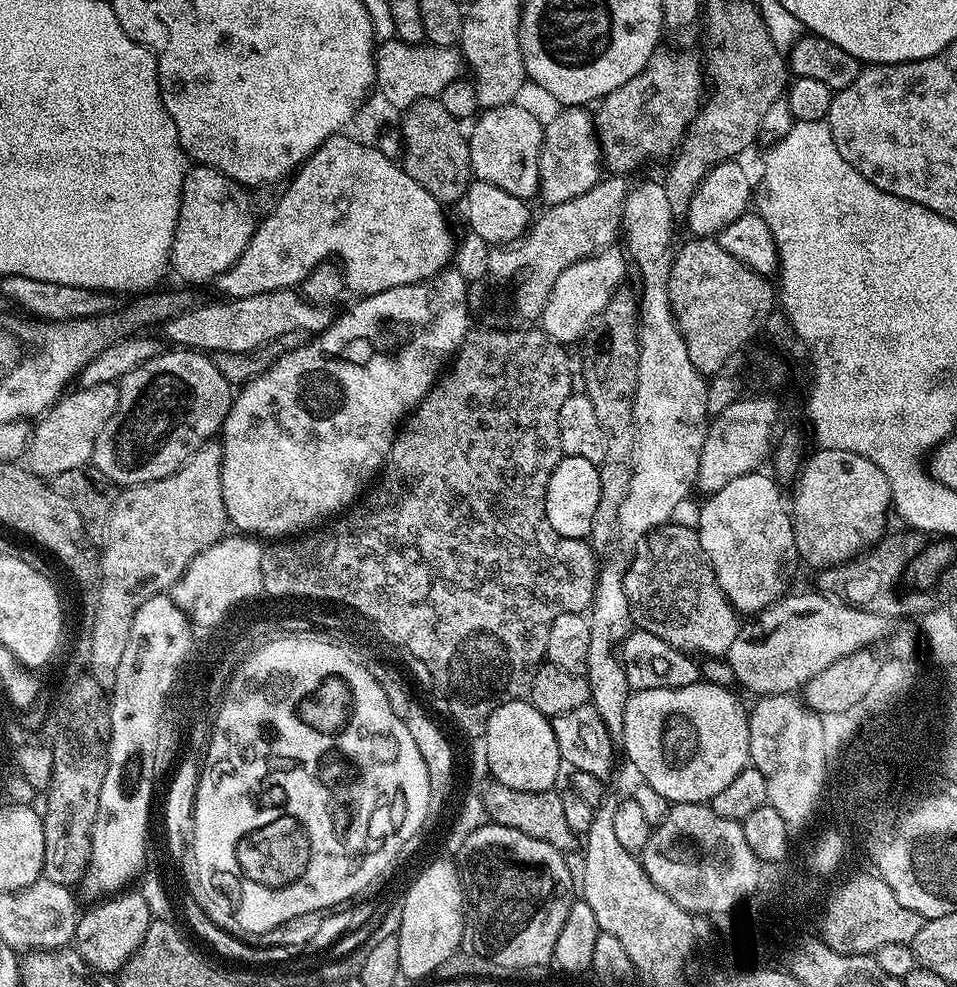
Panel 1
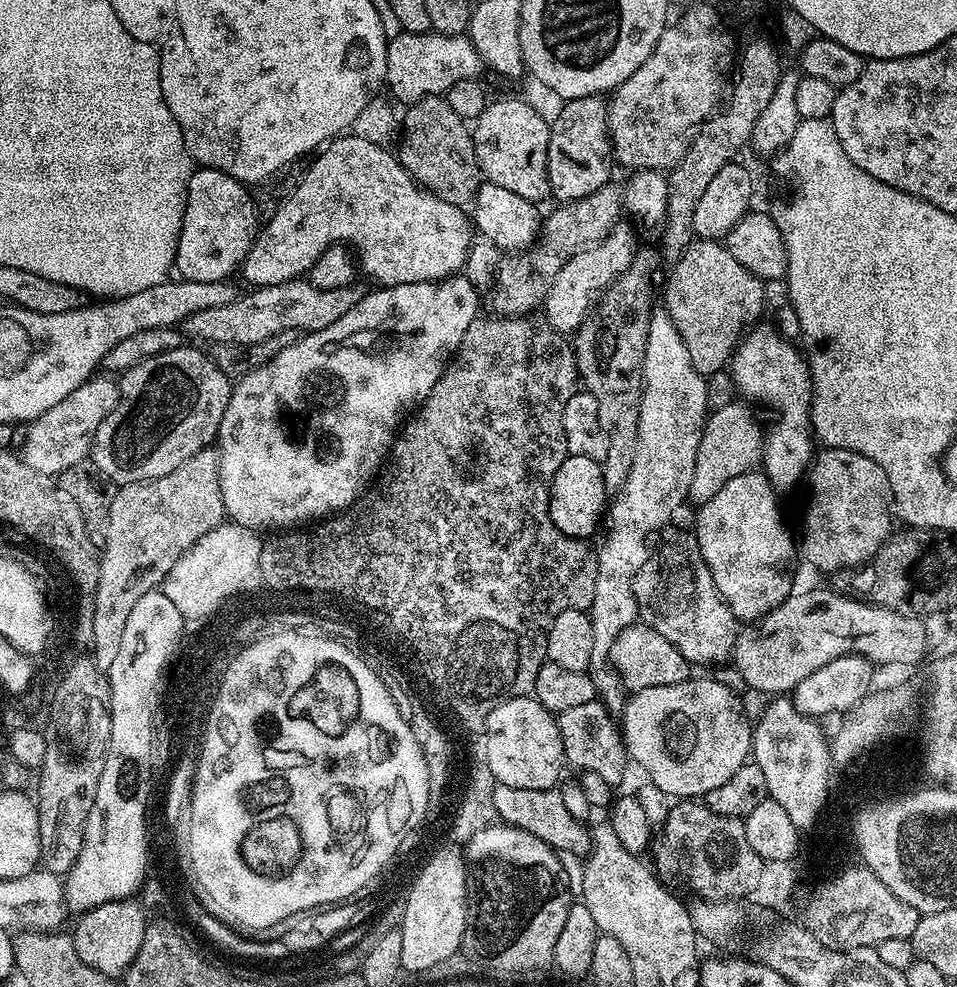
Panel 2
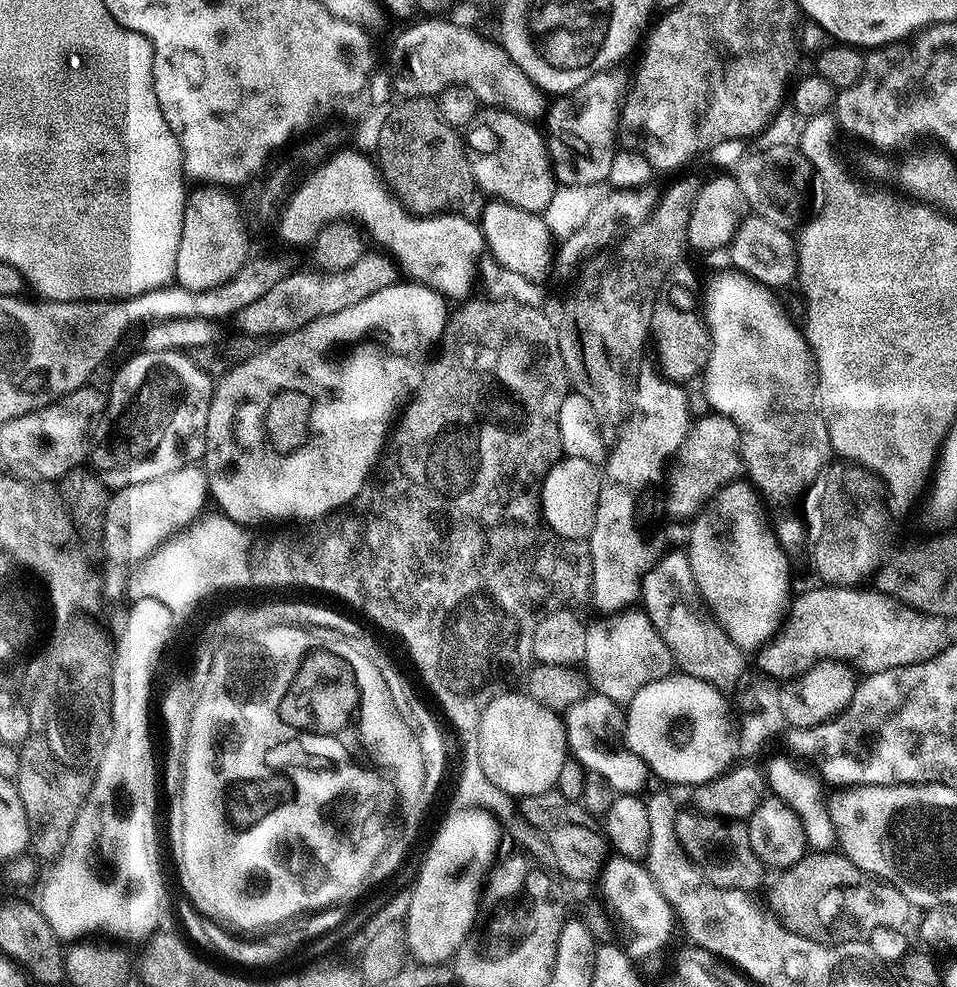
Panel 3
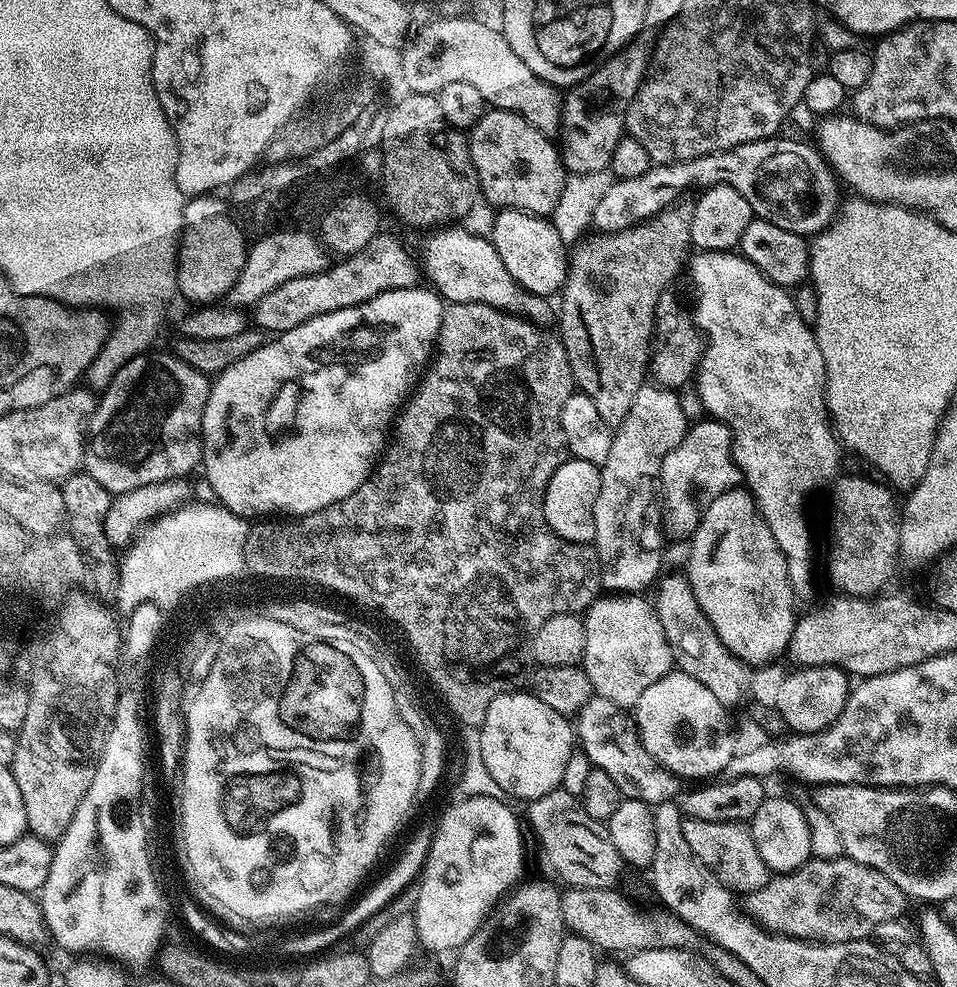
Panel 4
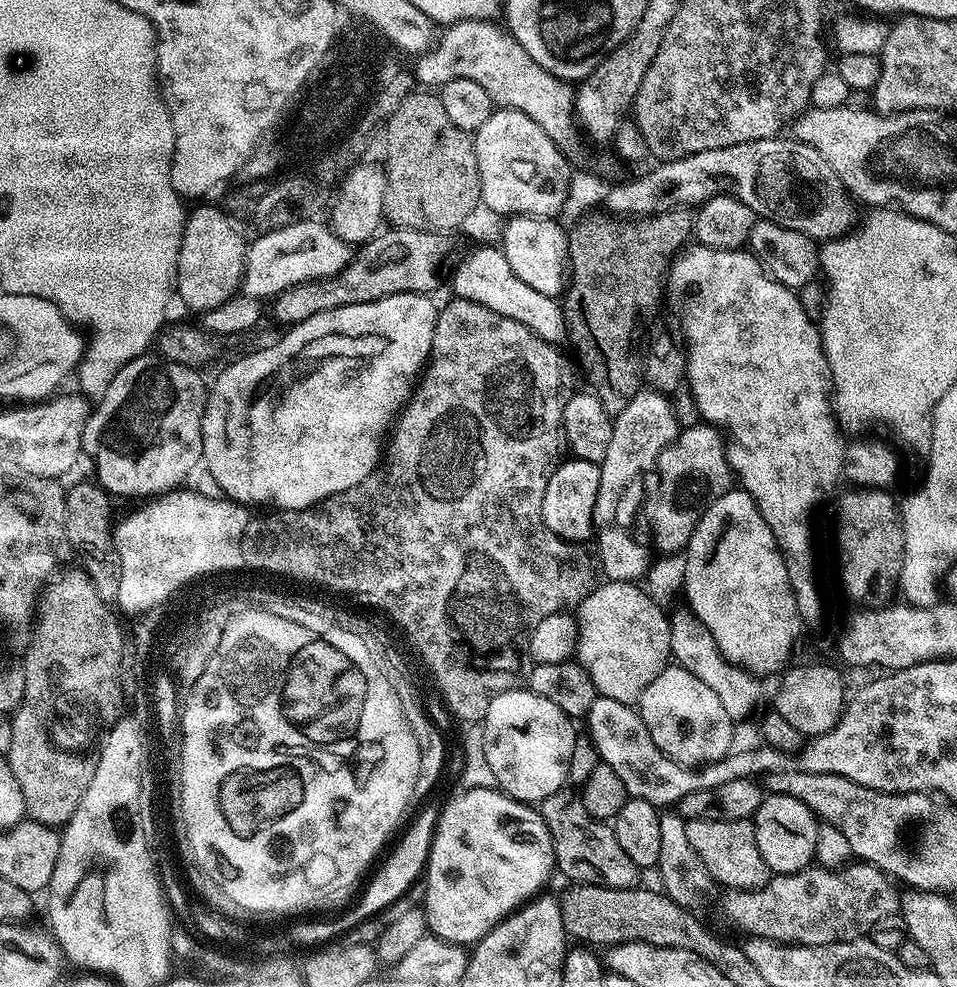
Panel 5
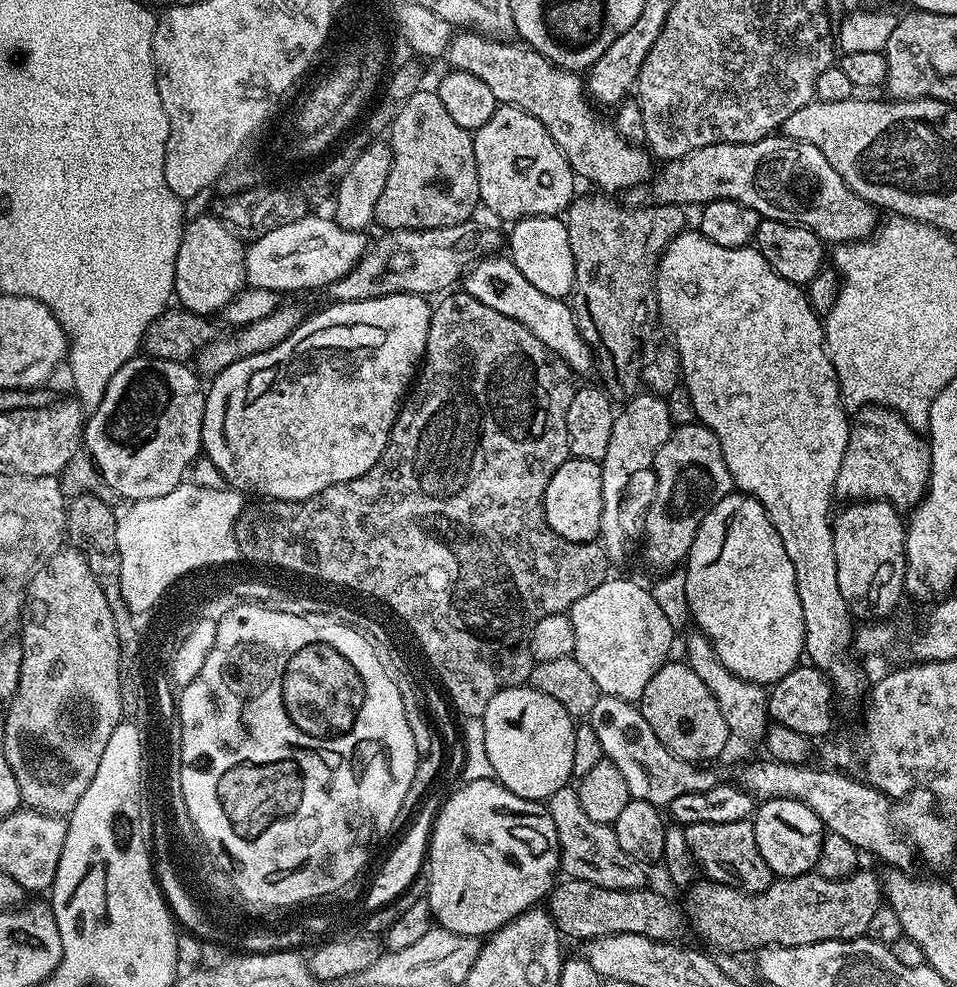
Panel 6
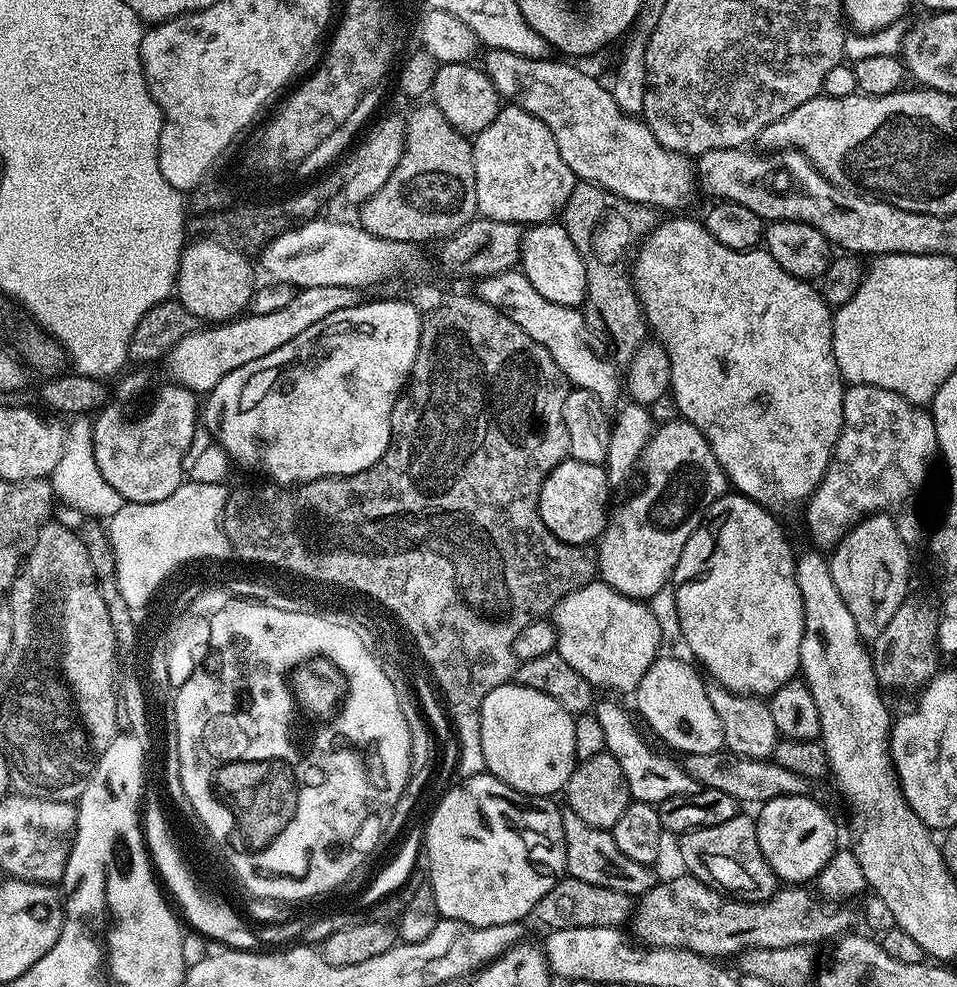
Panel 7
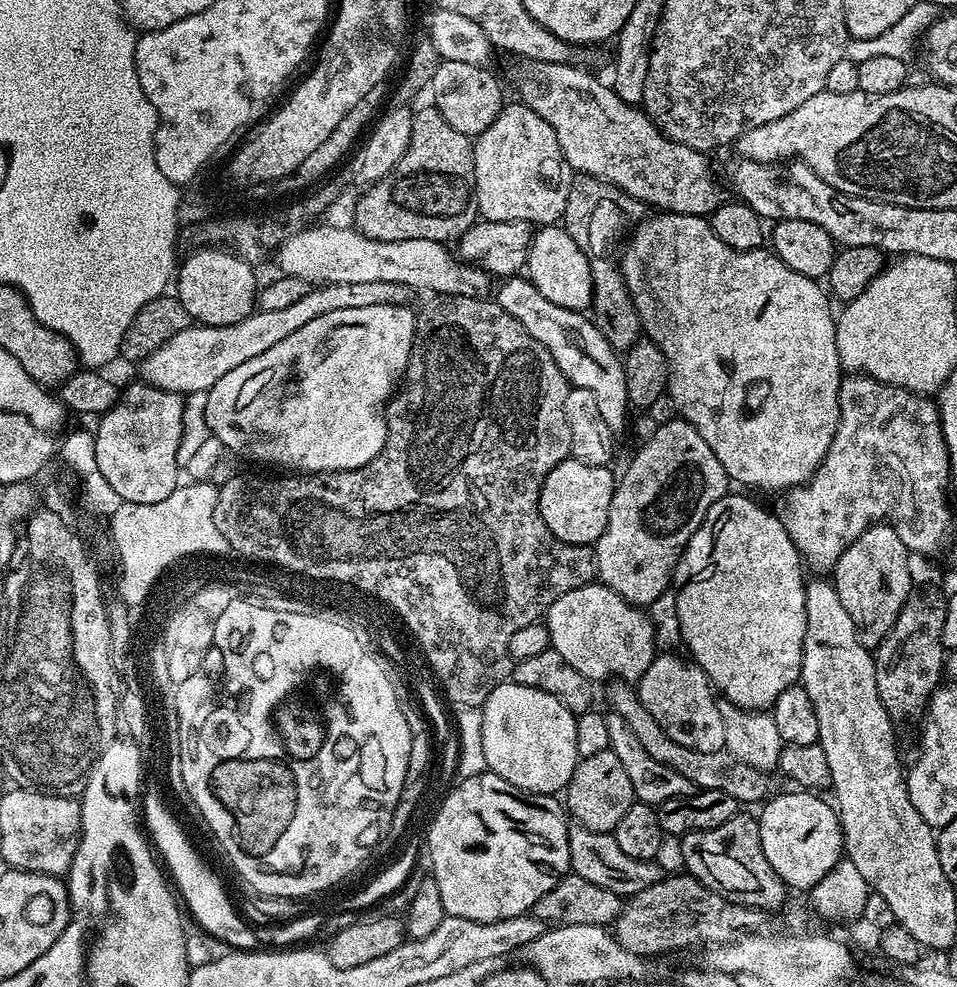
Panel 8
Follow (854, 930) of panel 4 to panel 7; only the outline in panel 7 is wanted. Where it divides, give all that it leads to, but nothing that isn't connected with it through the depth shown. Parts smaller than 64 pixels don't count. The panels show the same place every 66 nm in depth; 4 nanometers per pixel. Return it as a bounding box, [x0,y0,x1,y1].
[630,875,858,958]

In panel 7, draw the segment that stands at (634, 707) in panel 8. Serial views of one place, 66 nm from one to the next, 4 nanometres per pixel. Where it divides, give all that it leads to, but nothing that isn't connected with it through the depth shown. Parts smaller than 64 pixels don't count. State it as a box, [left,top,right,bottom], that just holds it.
[682,750,810,806]

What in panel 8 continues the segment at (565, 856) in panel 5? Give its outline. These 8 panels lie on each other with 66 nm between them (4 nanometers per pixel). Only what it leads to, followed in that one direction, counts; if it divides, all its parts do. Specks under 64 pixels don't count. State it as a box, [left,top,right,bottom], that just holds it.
[568,822,662,898]

